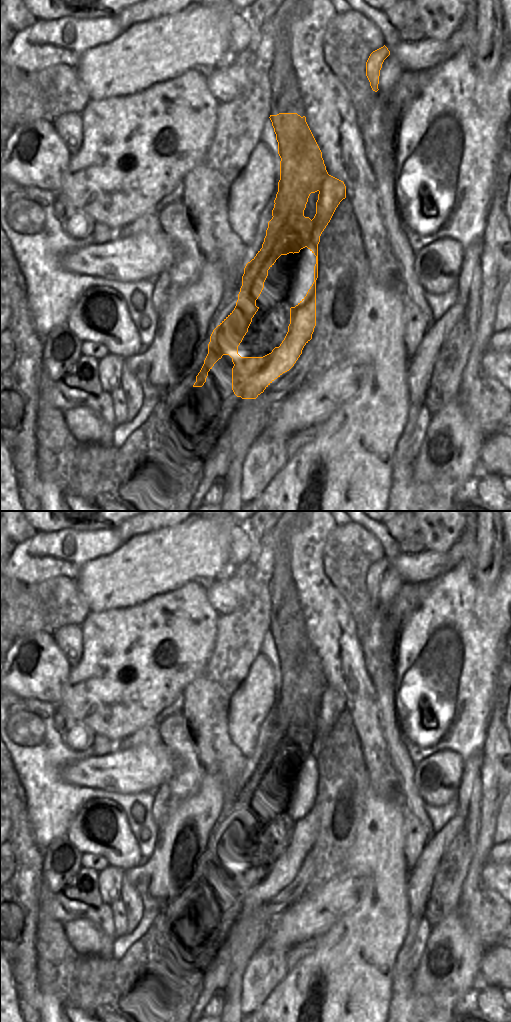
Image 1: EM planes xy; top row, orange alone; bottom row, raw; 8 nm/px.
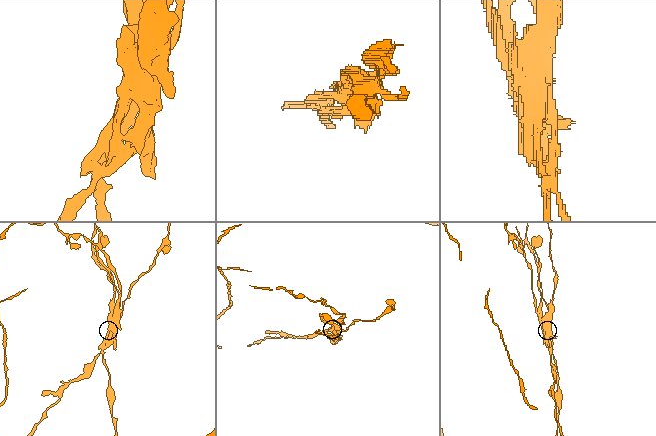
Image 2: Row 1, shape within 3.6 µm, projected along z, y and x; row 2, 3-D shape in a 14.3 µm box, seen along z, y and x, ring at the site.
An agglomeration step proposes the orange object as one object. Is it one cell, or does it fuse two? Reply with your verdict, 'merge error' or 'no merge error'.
merge error

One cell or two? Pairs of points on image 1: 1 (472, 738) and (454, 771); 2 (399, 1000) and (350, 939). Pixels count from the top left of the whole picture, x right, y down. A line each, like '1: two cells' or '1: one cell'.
1: two cells
2: two cells

